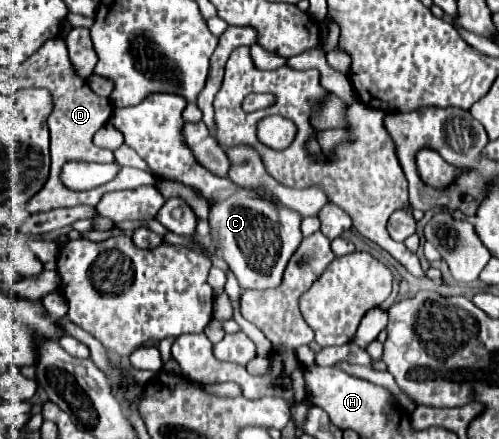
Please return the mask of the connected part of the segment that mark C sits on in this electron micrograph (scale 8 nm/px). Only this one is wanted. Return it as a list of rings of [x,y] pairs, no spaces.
[[[150,93],[136,107],[114,109],[110,123],[124,135],[124,143],[132,147],[154,171],[158,179],[176,179],[198,189],[212,207],[210,235],[220,255],[232,269],[242,291],[276,289],[282,283],[286,263],[302,241],[302,217],[284,205],[262,201],[252,191],[238,187],[230,179],[222,179],[196,163],[182,137],[182,109],[186,99],[172,93]]]

